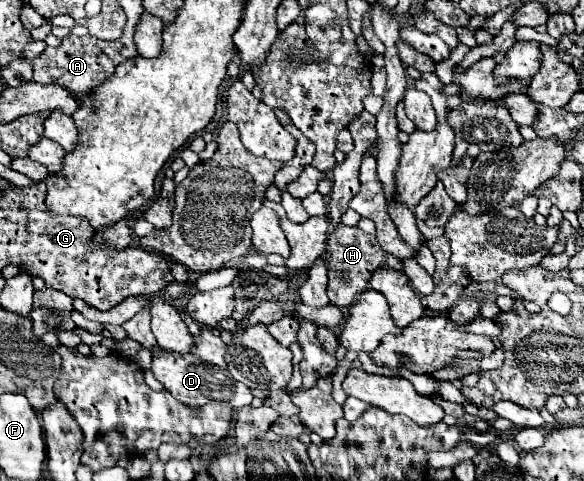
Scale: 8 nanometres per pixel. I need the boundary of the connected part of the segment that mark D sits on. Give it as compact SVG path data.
M157 352L153 356L151 372L165 386L165 390L169 390L179 402L183 402L195 410L211 400L231 402L235 408L243 408L253 402L253 394L245 384L233 380L233 376L229 376L229 372L225 368L213 368L213 366L205 364L203 360L197 360L197 356L193 356L193 354Z

